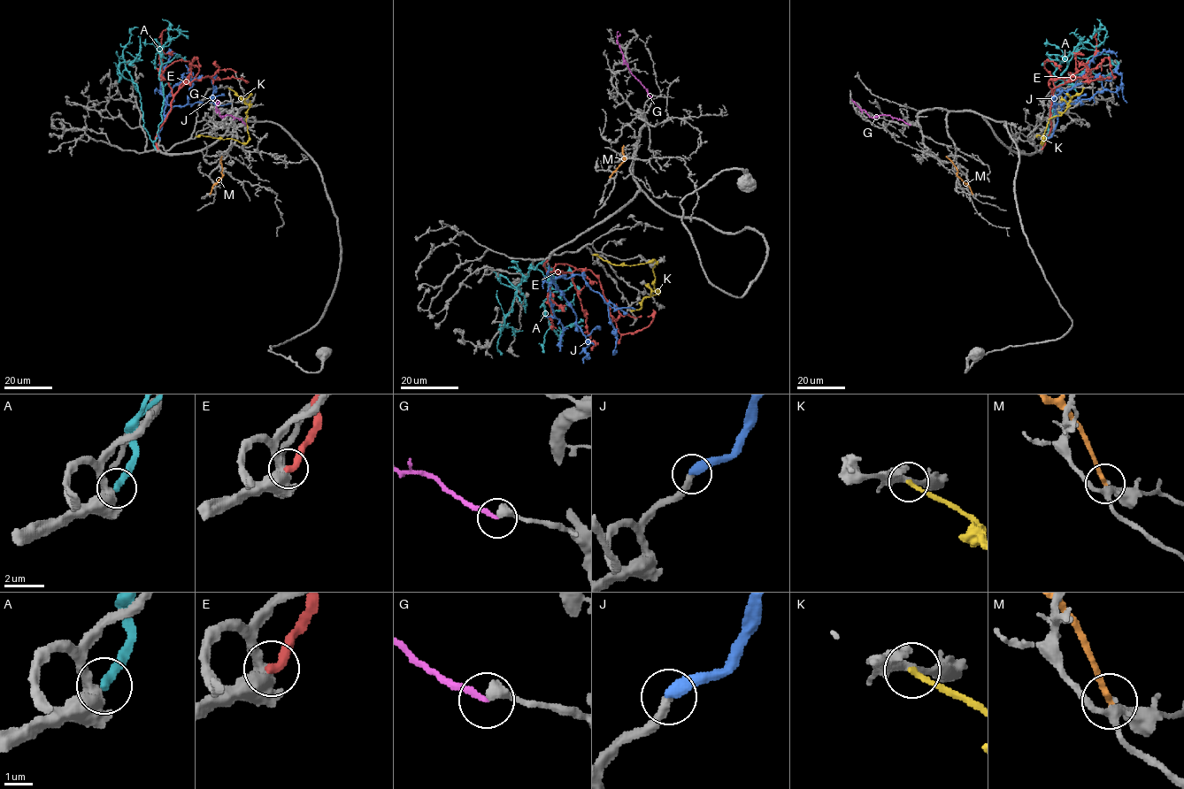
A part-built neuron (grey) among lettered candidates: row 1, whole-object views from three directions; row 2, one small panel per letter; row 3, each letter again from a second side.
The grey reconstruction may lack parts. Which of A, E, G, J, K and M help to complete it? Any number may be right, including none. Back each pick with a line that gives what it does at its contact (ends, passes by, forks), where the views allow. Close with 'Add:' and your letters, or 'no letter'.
J: It ends there
Add: J

